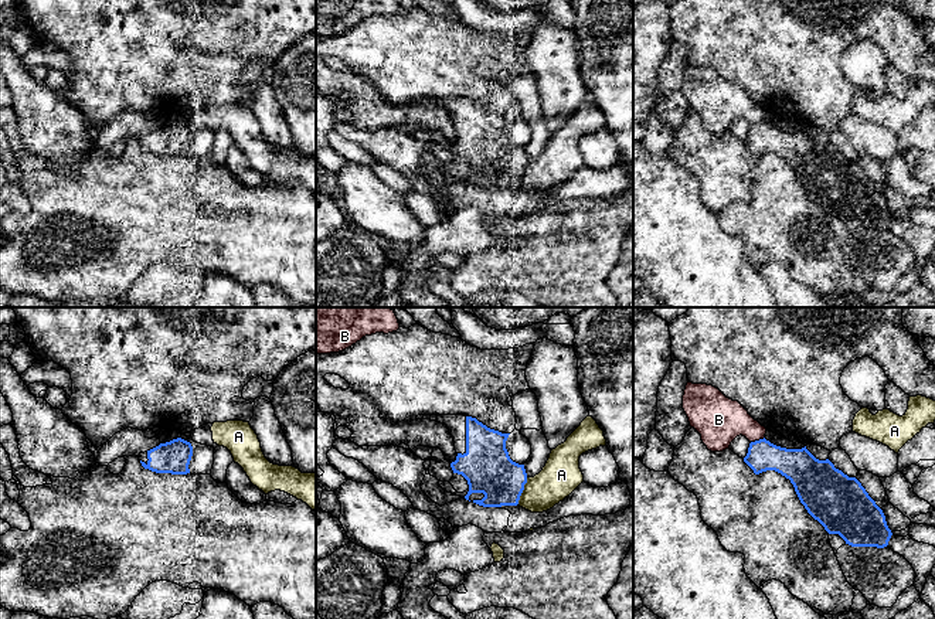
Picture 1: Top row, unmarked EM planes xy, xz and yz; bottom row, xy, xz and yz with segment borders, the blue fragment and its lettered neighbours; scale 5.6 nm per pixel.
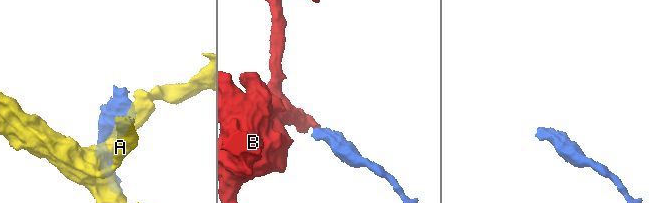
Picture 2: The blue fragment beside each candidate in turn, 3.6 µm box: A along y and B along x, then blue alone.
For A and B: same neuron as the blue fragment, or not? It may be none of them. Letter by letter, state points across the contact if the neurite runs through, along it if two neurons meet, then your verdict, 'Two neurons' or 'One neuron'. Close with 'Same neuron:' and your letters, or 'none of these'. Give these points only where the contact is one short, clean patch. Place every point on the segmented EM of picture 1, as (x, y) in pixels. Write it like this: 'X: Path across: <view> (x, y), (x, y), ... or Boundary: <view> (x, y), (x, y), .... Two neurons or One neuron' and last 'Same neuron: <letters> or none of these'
A: Two neurons
B: Boundary: yz (764, 436), (751, 442). Two neurons
Same neuron: none of these

